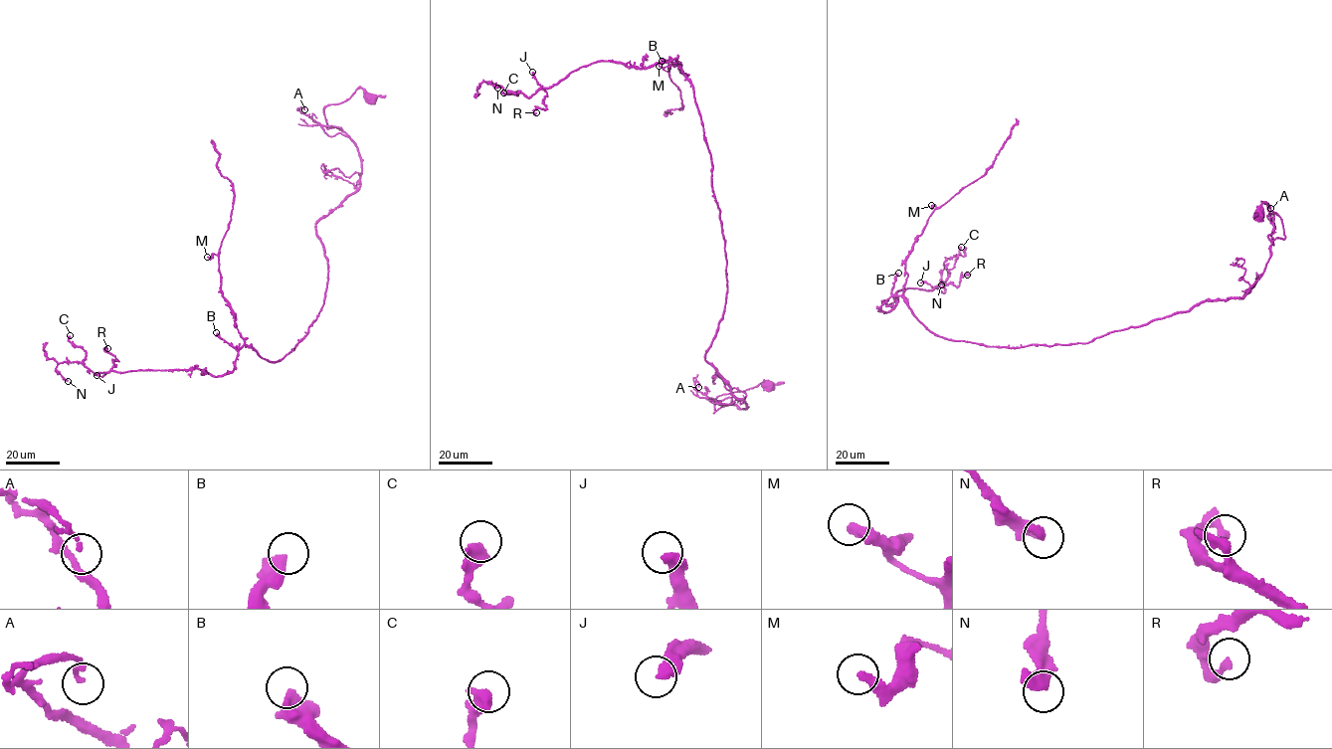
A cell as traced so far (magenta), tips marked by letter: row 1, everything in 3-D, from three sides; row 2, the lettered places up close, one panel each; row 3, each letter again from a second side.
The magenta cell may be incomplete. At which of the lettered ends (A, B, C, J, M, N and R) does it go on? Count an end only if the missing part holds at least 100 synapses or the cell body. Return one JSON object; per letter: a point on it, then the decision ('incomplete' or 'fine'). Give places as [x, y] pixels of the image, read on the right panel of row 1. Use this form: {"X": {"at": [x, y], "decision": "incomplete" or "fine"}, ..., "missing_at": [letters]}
{"A": {"at": [1270, 208], "decision": "fine"}, "B": {"at": [898, 273], "decision": "fine"}, "C": {"at": [961, 247], "decision": "fine"}, "J": {"at": [920, 282], "decision": "fine"}, "M": {"at": [931, 205], "decision": "fine"}, "N": {"at": [941, 284], "decision": "fine"}, "R": {"at": [967, 275], "decision": "fine"}, "missing_at": []}

